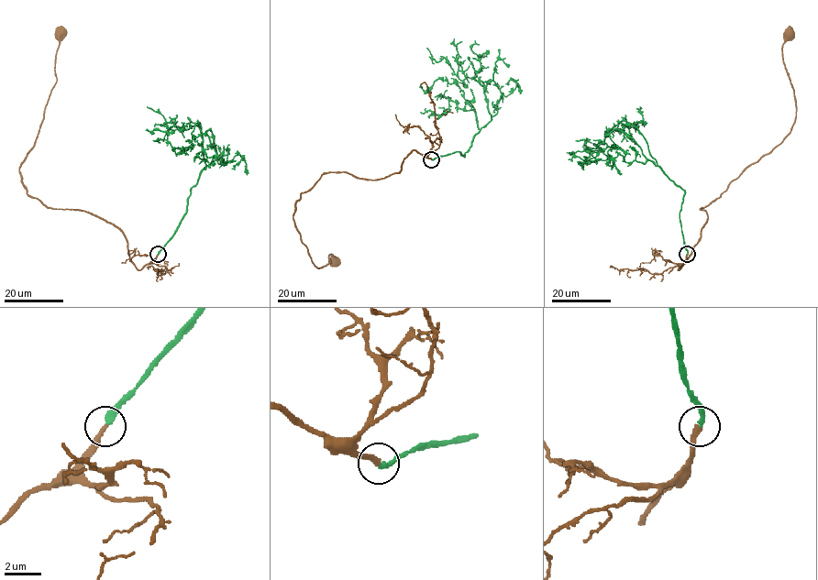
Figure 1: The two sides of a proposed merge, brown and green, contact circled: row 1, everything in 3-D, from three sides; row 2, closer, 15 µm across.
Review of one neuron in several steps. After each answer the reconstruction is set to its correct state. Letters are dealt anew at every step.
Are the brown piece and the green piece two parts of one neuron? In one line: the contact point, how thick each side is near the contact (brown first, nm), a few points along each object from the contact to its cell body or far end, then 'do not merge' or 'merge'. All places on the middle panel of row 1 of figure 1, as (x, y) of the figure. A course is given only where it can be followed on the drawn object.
place (431, 159); calibres 280 and 260 nm; course brown (432, 159), (413, 151), (375, 180), (329, 171), (301, 193), (296, 229), (318, 268), (330, 254), (333, 262); course green (432, 159), (458, 151), (464, 157), (491, 114), (483, 87), (458, 77), (426, 48); merge

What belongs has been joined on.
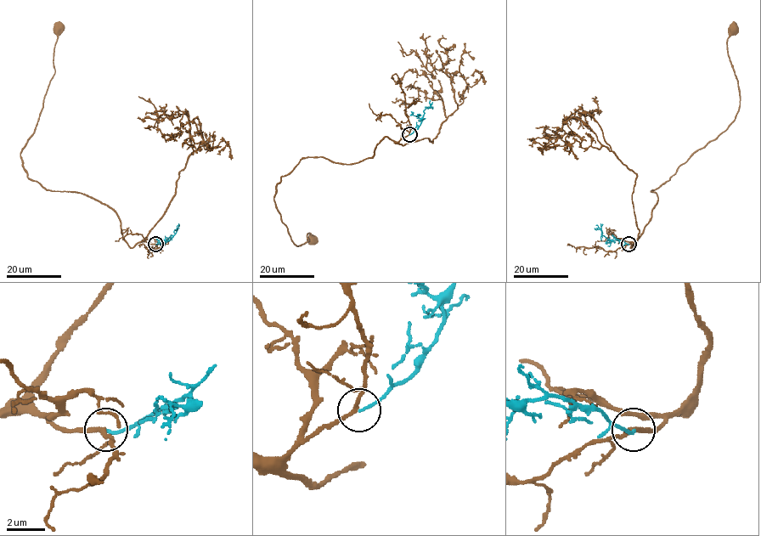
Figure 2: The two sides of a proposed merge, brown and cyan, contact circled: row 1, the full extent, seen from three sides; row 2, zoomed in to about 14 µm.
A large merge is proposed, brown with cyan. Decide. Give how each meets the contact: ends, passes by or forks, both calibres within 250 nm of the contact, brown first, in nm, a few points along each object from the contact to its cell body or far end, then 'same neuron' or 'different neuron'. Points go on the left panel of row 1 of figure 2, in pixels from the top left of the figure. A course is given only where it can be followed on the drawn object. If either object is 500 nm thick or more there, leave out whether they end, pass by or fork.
brown passes by; cyan ends; calibres 180 and 130 nm; course brown (155, 244), (131, 247), (106, 205), (47, 190), (23, 166), (20, 153), (55, 71), (58, 29); course cyan (155, 244), (169, 239), (178, 225); same neuron

